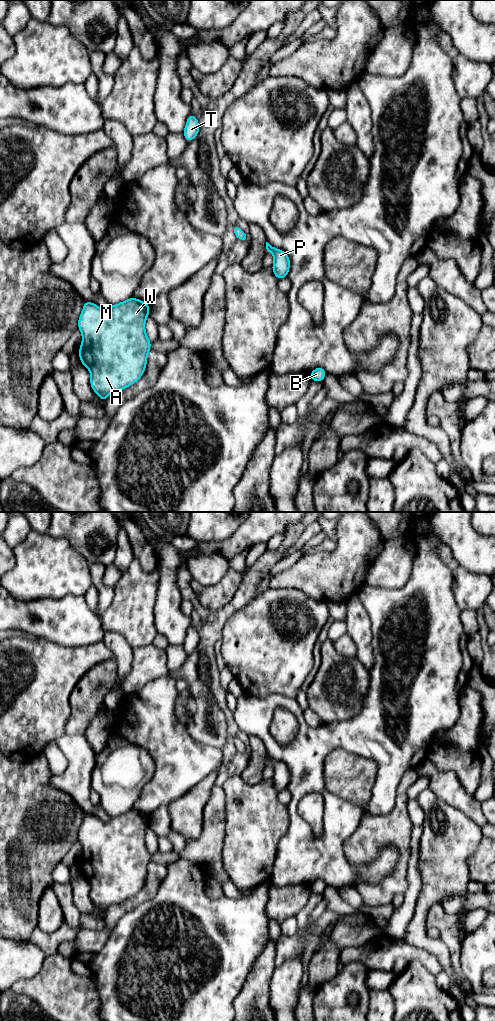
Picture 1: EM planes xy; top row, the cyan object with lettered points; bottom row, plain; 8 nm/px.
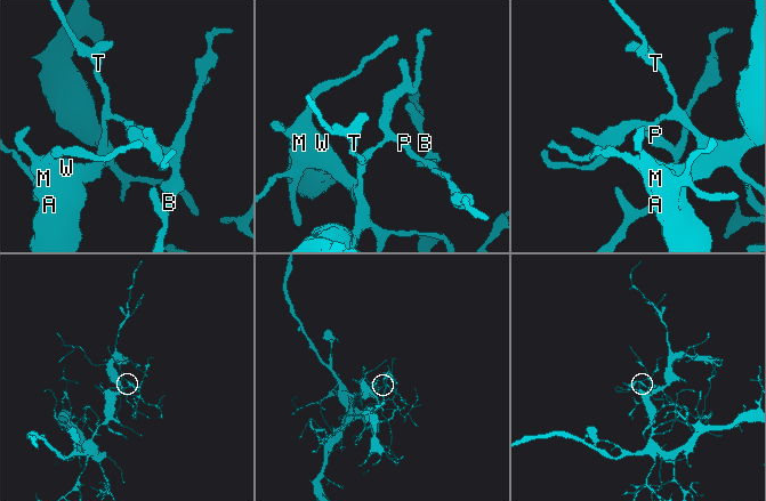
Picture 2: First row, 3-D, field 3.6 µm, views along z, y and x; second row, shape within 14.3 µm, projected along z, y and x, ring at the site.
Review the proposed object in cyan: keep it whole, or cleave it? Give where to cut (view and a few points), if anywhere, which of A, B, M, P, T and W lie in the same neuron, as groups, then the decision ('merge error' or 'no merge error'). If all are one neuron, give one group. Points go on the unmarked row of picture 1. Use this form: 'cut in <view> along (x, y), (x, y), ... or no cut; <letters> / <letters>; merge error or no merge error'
no cut; A B M P T W; no merge error

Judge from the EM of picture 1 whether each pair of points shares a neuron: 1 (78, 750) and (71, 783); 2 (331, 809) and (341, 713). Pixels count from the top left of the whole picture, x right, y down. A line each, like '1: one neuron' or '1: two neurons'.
1: one neuron
2: two neurons

